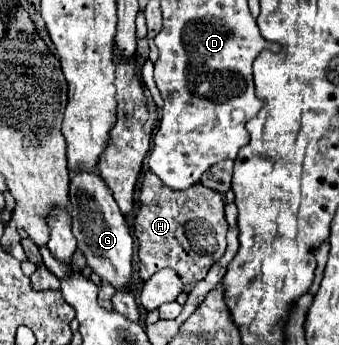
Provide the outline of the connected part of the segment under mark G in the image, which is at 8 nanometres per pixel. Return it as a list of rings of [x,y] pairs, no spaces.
[[[97,171],[71,173],[69,203],[73,215],[73,235],[87,259],[87,265],[101,279],[109,281],[115,289],[129,289],[133,277],[133,267],[131,267],[133,239],[127,221],[111,195],[111,189],[103,183],[103,177]]]

